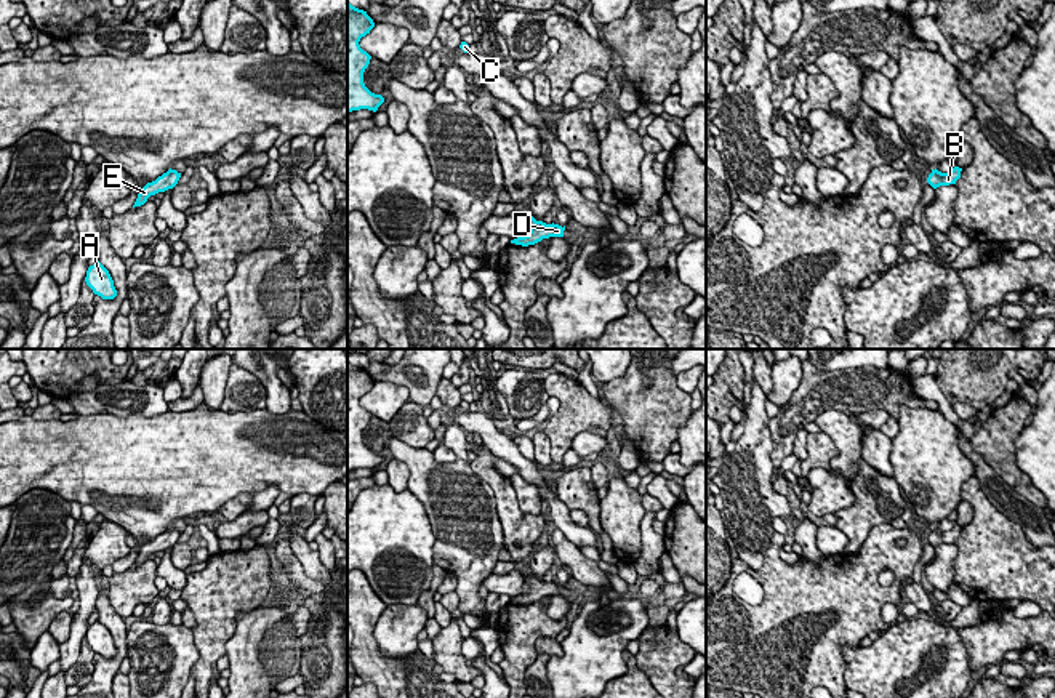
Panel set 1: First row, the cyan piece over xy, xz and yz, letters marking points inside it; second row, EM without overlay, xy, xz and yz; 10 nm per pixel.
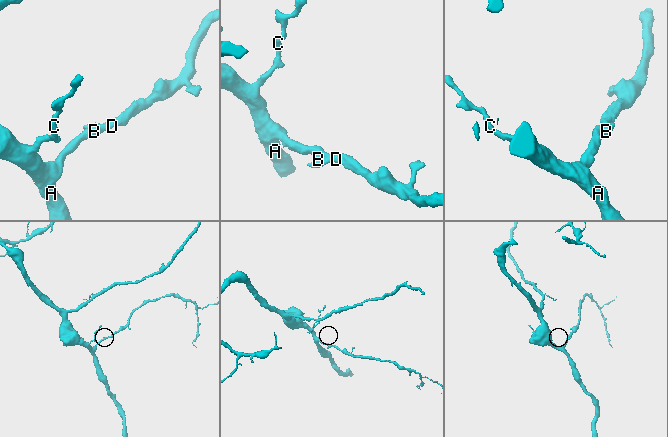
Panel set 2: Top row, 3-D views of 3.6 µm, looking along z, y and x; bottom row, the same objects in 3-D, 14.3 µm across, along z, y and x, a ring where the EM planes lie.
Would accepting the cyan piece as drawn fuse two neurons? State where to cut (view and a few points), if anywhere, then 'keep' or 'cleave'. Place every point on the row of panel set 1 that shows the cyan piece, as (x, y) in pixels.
no cut | keep

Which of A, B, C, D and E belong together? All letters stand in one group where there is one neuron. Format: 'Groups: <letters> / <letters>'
Groups: A B C D E

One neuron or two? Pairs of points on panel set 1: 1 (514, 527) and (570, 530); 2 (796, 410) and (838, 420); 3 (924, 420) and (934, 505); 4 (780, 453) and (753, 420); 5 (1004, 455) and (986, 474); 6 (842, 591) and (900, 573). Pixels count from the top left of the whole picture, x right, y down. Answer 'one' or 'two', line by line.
1: two
2: two
3: one
4: two
5: two
6: one

